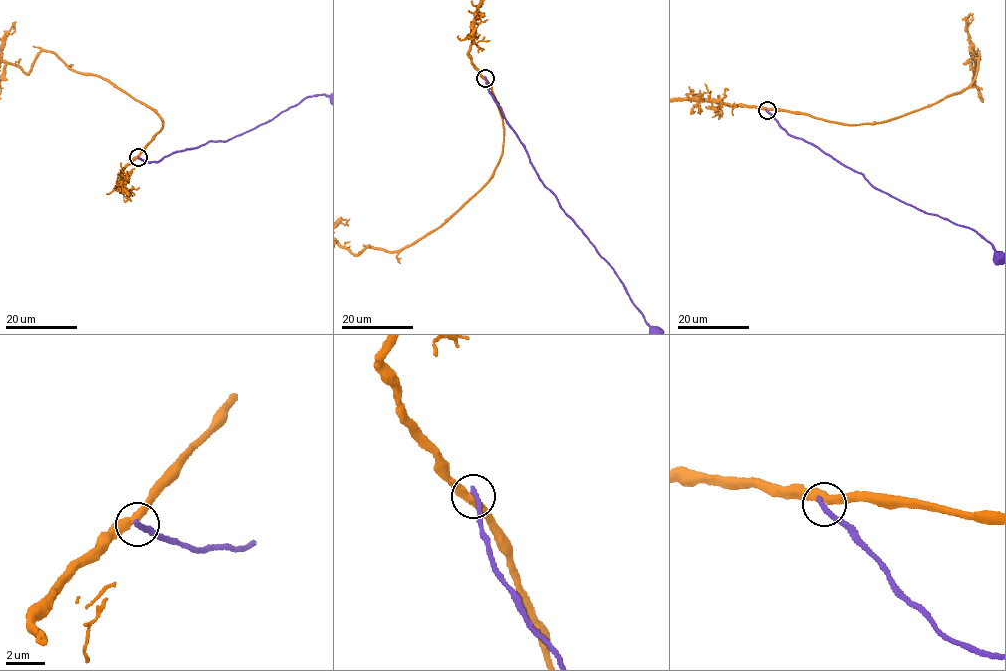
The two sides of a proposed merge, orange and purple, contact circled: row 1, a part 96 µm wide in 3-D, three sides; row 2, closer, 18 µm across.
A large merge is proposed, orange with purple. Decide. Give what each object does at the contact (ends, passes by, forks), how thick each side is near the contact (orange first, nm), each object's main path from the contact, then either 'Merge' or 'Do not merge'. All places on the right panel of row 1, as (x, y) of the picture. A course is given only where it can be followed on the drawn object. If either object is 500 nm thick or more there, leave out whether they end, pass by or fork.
At the ring orange passes by. At the ring purple ends. Thickness 400 nm (orange) against 300 nm. Course of purple: (767, 110), (789, 134), (814, 144), (857, 171), (872, 185), (928, 213), (974, 229), (989, 241), (999, 256). Do not merge

